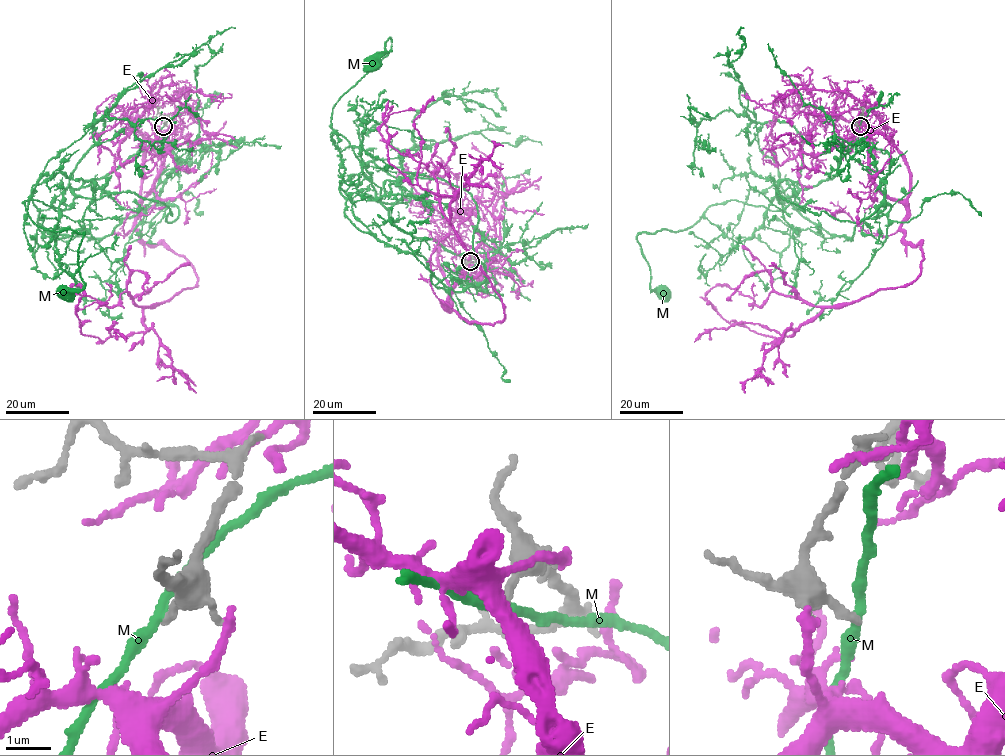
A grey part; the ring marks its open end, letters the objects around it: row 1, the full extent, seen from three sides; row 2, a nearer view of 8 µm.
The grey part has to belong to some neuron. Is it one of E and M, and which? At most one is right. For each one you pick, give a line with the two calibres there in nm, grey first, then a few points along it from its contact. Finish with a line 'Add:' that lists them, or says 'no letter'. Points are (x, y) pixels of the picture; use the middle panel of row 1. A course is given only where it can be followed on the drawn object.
Add: no letter

